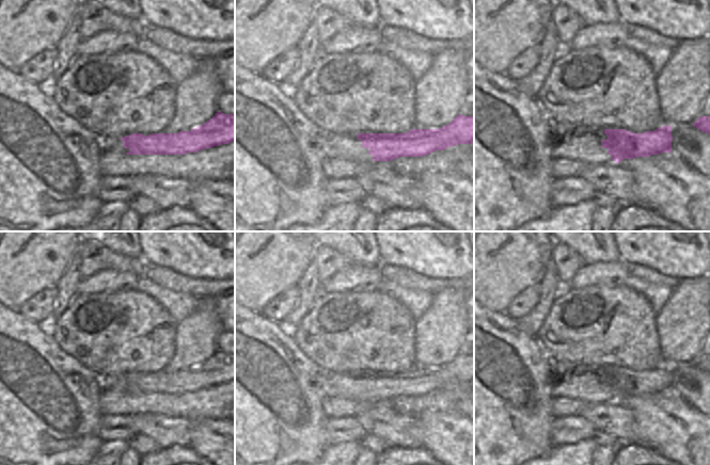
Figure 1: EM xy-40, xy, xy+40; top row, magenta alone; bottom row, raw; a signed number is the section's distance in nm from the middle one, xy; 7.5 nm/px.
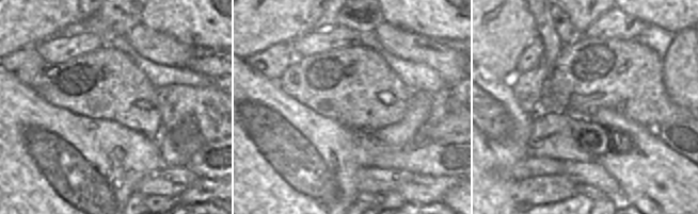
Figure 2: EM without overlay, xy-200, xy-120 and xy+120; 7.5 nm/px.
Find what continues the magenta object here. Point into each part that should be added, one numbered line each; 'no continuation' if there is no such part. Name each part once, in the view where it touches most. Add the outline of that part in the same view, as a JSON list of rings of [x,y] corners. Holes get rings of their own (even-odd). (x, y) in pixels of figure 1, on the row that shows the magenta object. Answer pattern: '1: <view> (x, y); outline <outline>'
1: xy (335, 146); outline [[[337,133],[324,134],[324,151],[326,159],[346,159],[363,165],[384,165],[389,161],[374,161],[368,154],[368,148],[362,147],[362,141],[357,135],[346,135]]]

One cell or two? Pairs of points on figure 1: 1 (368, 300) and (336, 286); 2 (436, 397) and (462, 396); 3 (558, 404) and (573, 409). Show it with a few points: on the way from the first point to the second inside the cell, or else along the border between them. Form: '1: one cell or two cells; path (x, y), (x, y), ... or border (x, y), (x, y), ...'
1: two cells; border (374, 291), (324, 293)
2: two cells; border (443, 388), (448, 388), (453, 393), (457, 411)
3: one cell; path (562, 406), (570, 407)

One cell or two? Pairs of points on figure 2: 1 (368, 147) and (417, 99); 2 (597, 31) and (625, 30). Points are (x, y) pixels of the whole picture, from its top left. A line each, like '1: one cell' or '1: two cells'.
1: two cells
2: one cell

